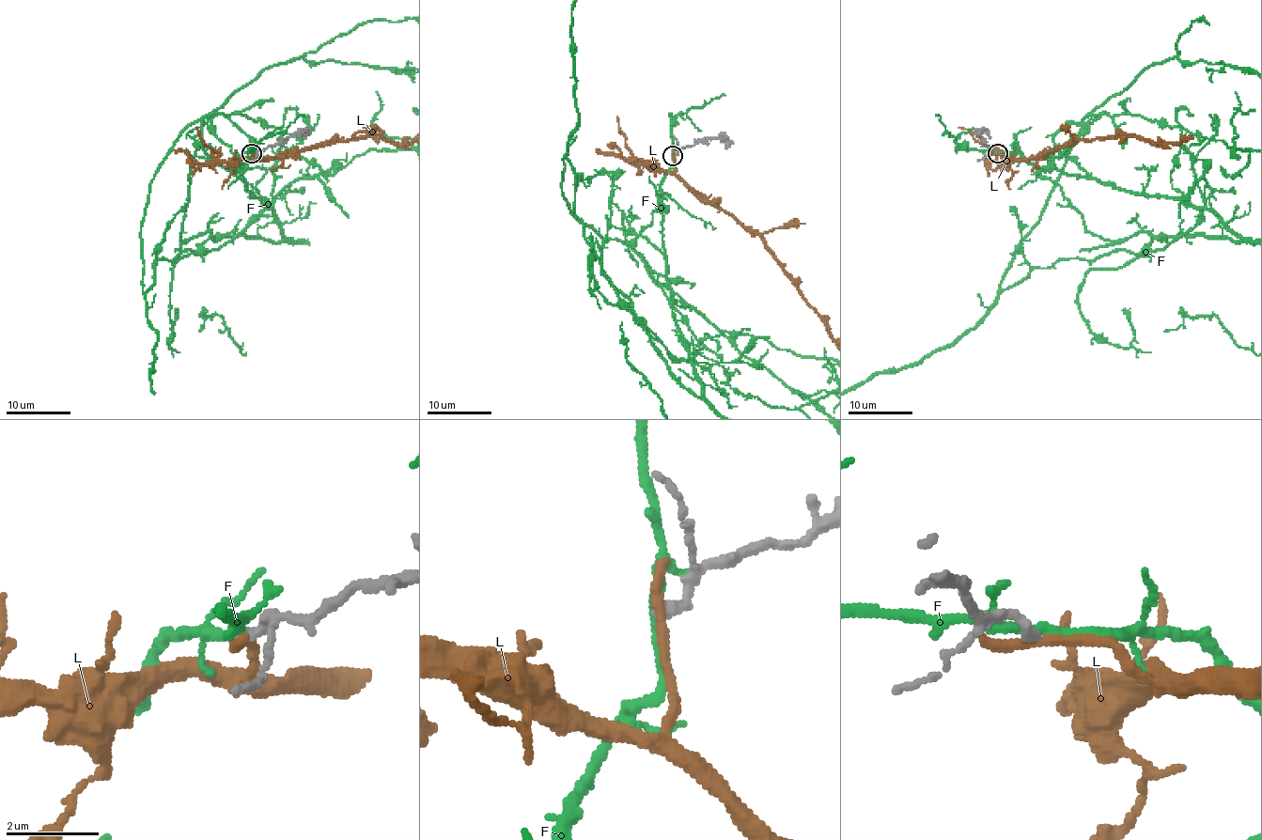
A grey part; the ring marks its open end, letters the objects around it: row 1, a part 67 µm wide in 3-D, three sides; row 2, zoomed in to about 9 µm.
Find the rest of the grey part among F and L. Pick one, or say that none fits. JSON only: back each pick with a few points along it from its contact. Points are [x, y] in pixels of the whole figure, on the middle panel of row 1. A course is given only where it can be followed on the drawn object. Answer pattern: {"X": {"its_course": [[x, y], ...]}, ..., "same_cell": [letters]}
{"same_cell": []}

